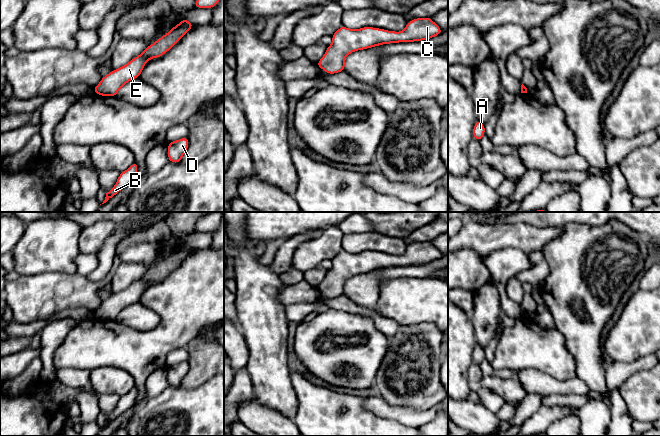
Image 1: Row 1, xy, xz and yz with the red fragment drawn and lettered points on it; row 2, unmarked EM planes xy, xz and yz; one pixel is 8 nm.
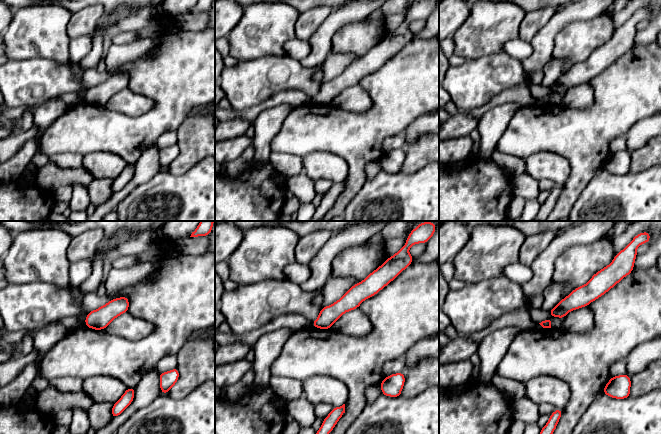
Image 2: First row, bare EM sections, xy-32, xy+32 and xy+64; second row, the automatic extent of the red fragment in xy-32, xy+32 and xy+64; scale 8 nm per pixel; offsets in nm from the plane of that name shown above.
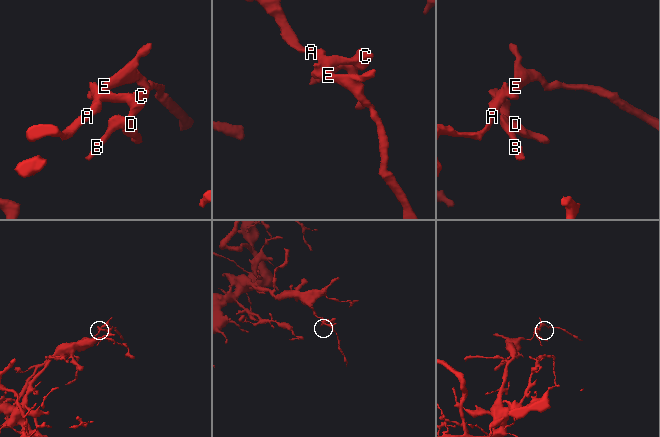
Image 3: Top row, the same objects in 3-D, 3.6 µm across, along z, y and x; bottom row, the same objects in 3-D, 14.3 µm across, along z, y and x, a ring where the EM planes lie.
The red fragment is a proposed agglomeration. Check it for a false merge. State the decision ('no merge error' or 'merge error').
no merge error

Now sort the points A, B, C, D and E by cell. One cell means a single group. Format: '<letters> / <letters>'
A B C D E

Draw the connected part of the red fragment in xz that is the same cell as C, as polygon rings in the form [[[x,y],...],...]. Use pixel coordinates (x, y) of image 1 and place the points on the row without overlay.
[[[430,241],[416,242],[407,246],[401,256],[374,251],[349,253],[341,250],[332,260],[332,268],[327,271],[317,290],[327,298],[345,295],[345,282],[352,276],[375,270],[400,266],[415,266],[433,262],[442,253]]]

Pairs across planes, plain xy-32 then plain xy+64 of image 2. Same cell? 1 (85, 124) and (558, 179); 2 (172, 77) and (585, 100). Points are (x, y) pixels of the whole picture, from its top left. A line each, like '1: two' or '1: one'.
1: two
2: two

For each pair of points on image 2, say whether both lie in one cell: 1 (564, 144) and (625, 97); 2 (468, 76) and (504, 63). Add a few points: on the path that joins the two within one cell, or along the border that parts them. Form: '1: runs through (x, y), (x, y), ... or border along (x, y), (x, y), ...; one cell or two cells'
1: runs through (579, 135), (583, 135), (594, 128), (610, 112); one cell
2: runs through (477, 76), (488, 76), (495, 72); one cell

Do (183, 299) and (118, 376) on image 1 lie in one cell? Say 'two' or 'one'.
two

